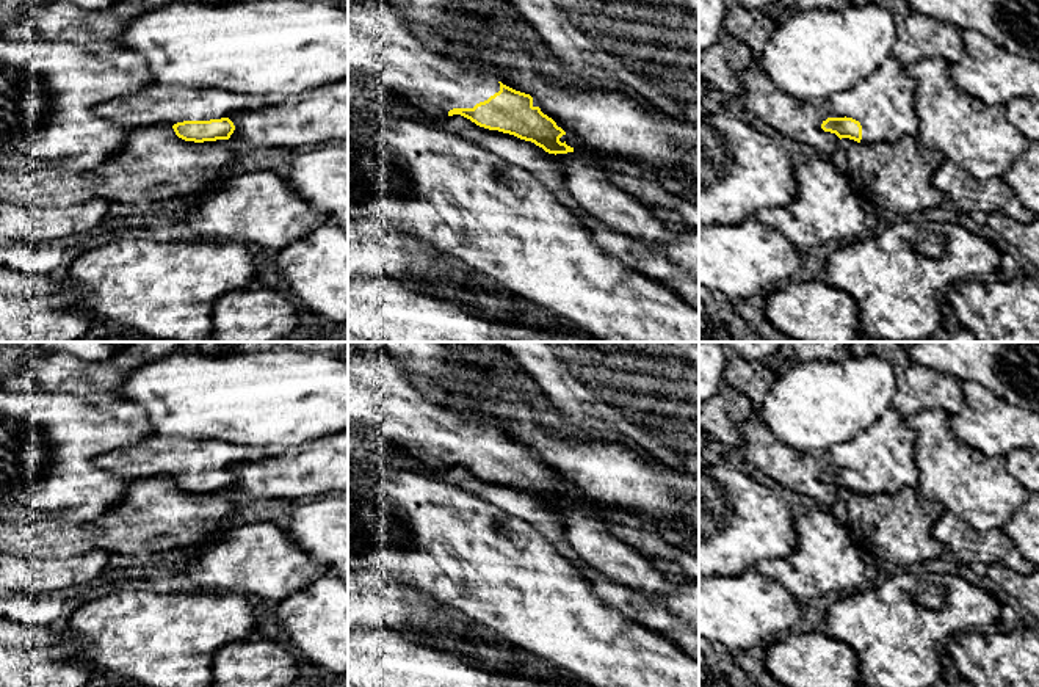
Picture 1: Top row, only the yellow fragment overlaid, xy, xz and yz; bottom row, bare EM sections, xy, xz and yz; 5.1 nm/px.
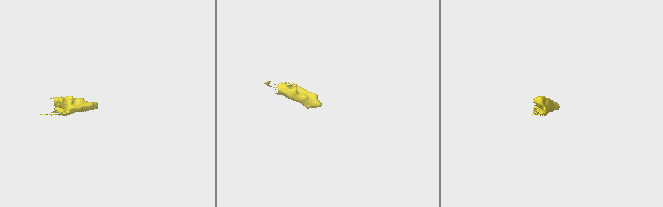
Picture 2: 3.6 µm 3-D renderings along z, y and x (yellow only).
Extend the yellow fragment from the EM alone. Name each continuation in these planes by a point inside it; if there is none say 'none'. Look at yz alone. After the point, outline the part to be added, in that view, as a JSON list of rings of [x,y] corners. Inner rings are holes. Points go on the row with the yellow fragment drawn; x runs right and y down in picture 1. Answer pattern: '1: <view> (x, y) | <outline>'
1: yz (883, 104) | [[[893,56],[848,91],[832,94],[826,102],[831,118],[853,118],[862,125],[860,143],[900,143],[918,132],[914,108],[915,80]]]

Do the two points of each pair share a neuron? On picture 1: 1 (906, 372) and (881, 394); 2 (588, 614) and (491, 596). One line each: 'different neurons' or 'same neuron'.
1: different neurons
2: same neuron

